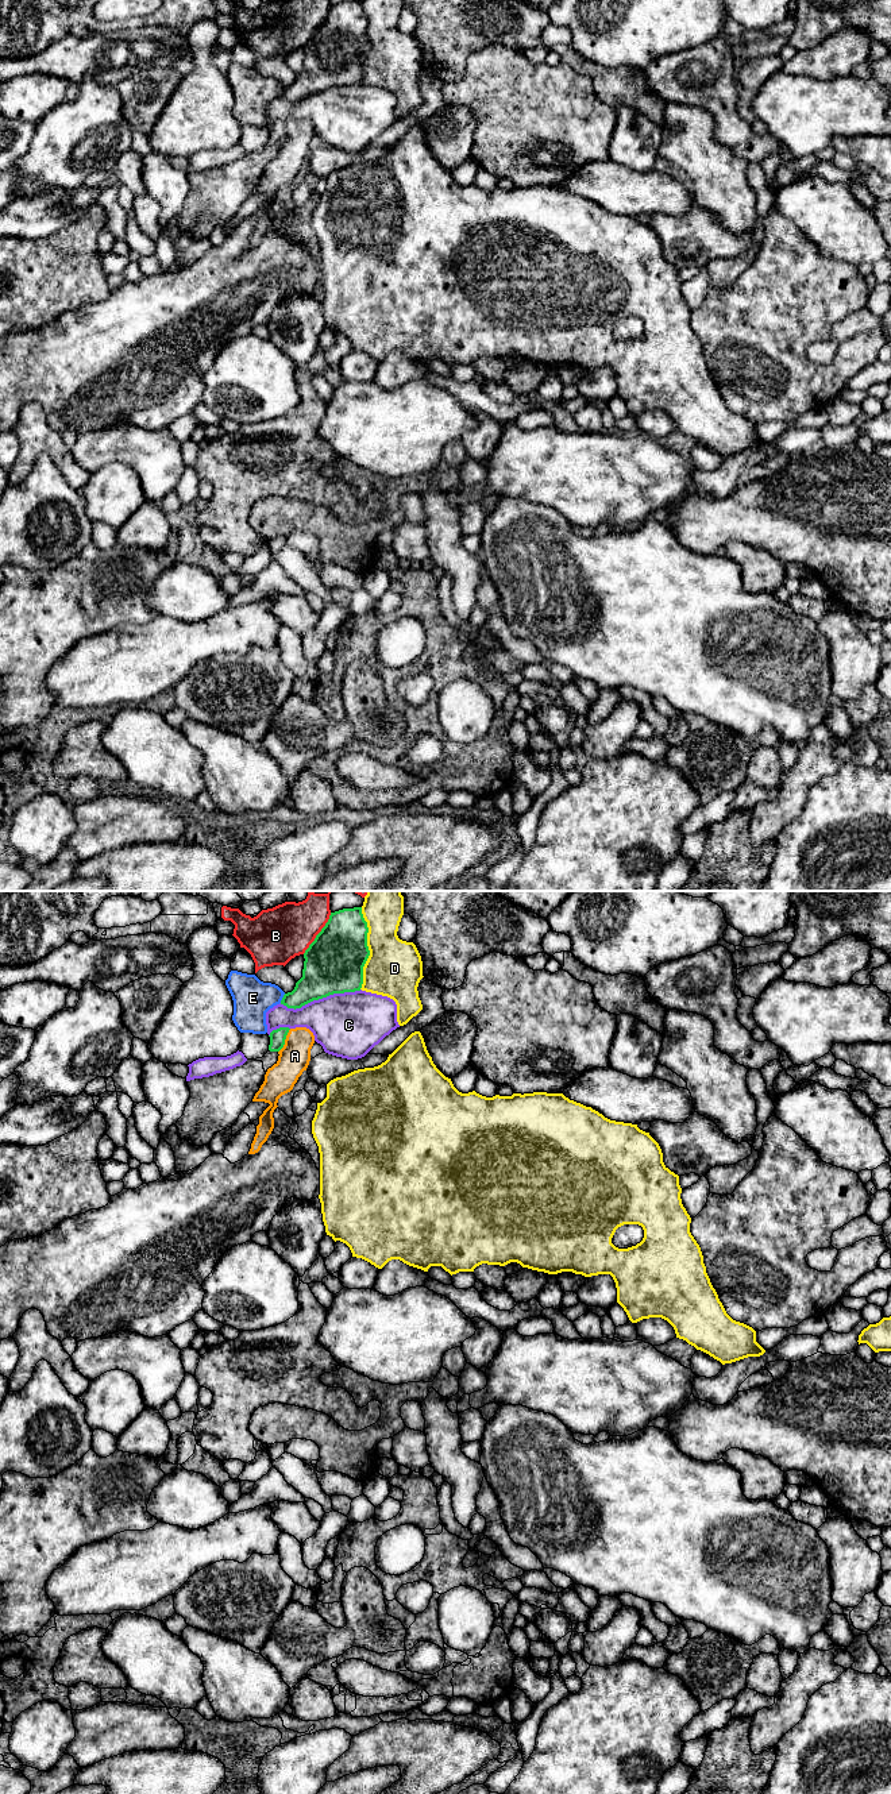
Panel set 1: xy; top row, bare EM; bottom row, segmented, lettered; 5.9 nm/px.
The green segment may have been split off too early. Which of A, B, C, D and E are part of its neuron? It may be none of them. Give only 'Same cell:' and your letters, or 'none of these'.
Same cell: A

